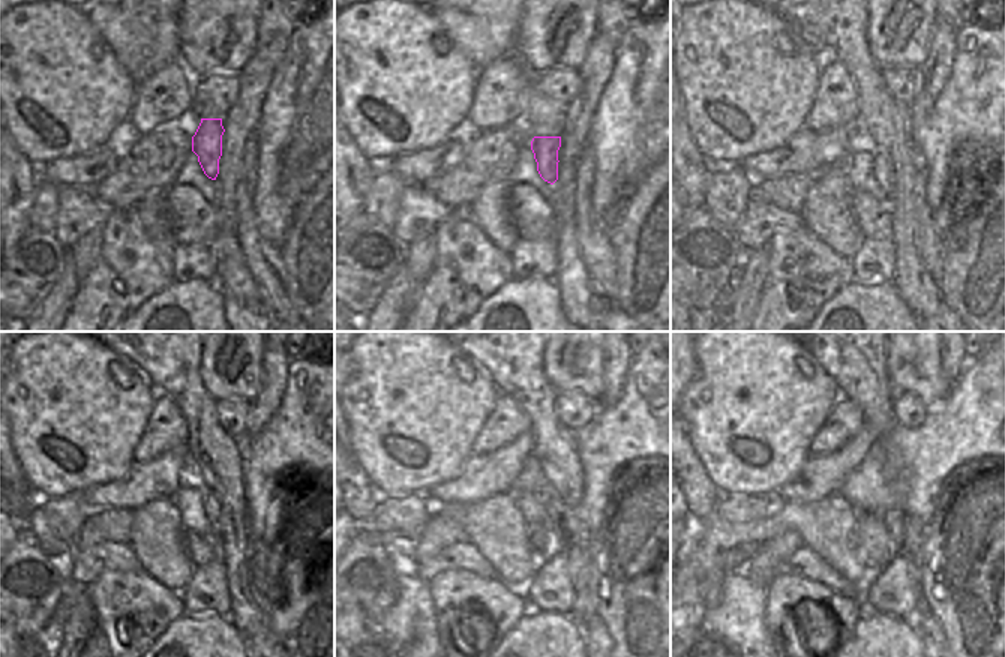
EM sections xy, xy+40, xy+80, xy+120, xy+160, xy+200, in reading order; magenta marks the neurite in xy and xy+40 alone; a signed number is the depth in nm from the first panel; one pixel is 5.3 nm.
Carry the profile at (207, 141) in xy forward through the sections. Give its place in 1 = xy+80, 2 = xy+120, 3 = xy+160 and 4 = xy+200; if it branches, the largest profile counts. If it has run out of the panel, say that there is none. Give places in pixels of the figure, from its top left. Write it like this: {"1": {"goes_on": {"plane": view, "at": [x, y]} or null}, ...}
{"1": {"goes_on": {"plane": "xy+80", "at": [882, 167]}}, "2": {"goes_on": {"plane": "xy+120", "at": [212, 506]}}, "3": {"goes_on": {"plane": "xy+160", "at": [554, 504]}}, "4": {"goes_on": {"plane": "xy+200", "at": [905, 530]}}}

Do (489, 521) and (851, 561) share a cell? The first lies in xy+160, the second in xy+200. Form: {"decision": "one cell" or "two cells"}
{"decision": "one cell"}

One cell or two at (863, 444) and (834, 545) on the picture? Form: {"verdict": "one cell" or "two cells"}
{"verdict": "two cells"}

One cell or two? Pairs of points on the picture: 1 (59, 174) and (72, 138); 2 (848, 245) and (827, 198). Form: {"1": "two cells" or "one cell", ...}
{"1": "two cells", "2": "one cell"}

